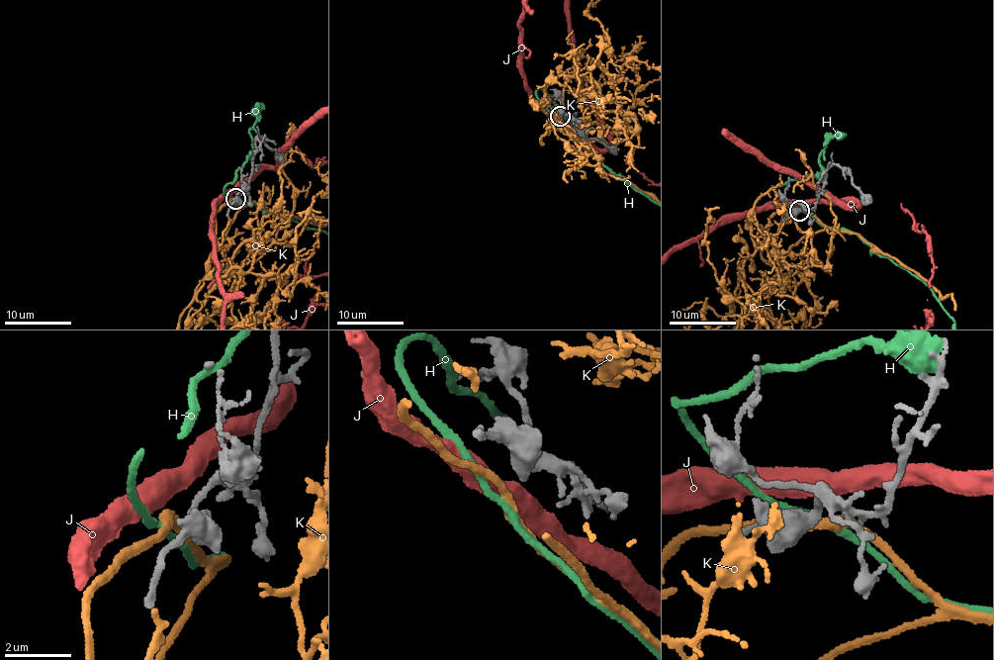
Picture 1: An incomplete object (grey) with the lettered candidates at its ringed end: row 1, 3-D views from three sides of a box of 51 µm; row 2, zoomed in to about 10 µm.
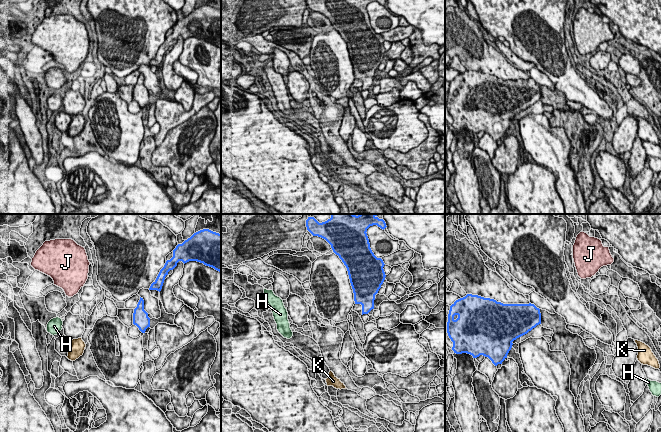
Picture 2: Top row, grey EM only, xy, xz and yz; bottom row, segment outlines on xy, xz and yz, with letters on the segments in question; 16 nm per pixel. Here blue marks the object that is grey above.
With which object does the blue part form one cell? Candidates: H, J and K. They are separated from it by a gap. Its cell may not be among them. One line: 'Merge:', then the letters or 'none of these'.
Merge: K

